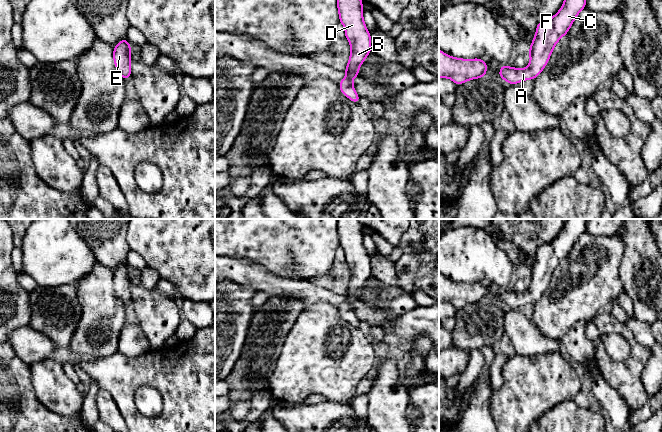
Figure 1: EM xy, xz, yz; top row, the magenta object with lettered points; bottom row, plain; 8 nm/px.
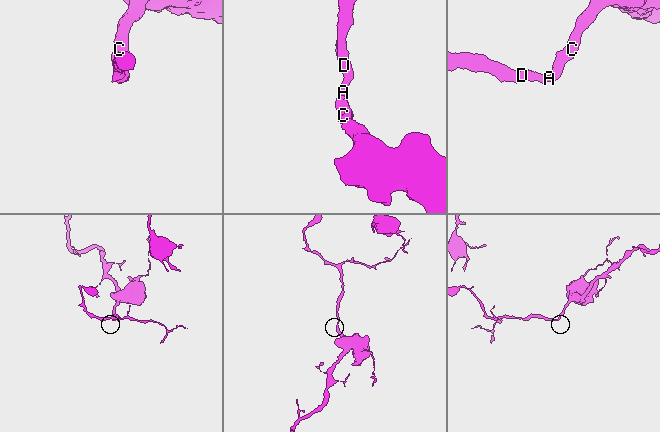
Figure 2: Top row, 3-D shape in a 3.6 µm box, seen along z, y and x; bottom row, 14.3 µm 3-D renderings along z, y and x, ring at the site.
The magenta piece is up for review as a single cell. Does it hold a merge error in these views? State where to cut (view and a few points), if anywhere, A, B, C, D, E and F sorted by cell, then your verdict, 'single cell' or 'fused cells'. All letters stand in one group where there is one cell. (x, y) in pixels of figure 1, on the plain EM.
no cut; A B C D E F; single cell

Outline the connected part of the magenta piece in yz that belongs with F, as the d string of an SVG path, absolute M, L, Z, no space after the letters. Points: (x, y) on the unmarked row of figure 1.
M566 219L559 235L550 243L537 248L529 271L529 289L523 293L500 289L498 300L511 309L539 300L548 288L555 269L569 256L579 236L586 231L586 224L587 219Z

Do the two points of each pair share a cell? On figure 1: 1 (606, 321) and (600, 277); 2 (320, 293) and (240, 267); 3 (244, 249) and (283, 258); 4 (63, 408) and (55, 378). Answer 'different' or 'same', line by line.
1: different
2: same
3: same
4: same

